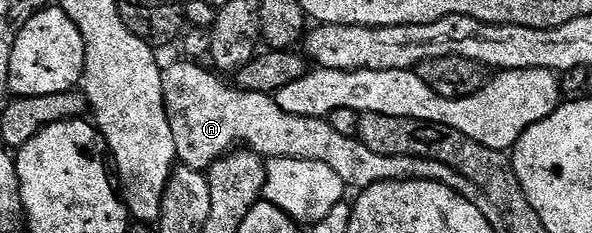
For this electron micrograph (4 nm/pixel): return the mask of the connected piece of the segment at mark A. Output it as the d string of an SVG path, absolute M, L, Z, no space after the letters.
M196 60L183 61L172 62L163 67L162 88L164 107L170 120L170 128L174 132L176 157L185 166L204 172L233 150L247 148L268 160L297 158L321 162L334 168L334 172L342 176L345 187L348 188L406 180L430 180L446 184L446 188L450 188L455 194L463 194L465 198L475 200L476 207L483 214L493 213L492 205L487 198L481 196L479 187L468 182L462 172L450 168L450 164L414 156L382 156L378 152L370 152L370 148L366 148L366 144L362 144L359 138L338 133L327 118L294 116L290 112L282 112L273 95L239 88L228 90L227 84L220 79L223 77L207 65L204 67L204 64Z

